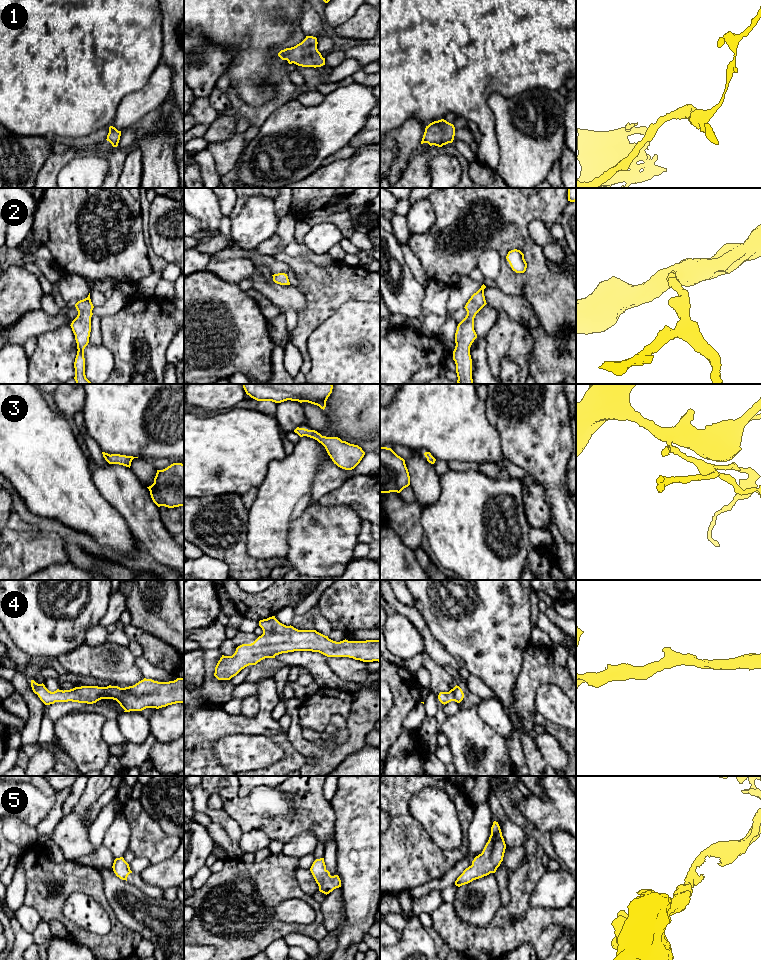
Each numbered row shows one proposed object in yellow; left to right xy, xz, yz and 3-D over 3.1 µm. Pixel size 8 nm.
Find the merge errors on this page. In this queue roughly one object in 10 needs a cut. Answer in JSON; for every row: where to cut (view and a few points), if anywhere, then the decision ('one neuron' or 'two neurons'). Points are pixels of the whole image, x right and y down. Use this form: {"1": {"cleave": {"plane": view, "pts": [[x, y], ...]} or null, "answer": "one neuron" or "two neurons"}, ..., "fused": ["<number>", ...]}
{"1": {"cleave": null, "answer": "one neuron"}, "2": {"cleave": null, "answer": "one neuron"}, "3": {"cleave": null, "answer": "one neuron"}, "4": {"cleave": null, "answer": "one neuron"}, "5": {"cleave": null, "answer": "one neuron"}, "fused": []}

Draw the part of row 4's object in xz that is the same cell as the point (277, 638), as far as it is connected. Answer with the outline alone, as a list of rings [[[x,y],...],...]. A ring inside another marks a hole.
[[[275,616],[259,621],[263,634],[251,644],[242,644],[232,656],[220,658],[214,676],[230,680],[242,669],[265,658],[294,651],[319,652],[327,657],[349,657],[363,662],[380,662],[380,640],[333,641],[316,630],[298,630],[280,623]]]

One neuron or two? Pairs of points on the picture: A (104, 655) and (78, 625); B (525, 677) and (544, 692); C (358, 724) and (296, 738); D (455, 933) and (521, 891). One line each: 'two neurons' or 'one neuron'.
A: two neurons
B: two neurons
C: one neuron
D: one neuron

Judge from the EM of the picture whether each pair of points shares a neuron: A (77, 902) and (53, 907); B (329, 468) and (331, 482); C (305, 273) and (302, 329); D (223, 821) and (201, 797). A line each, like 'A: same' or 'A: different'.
A: different
B: same
C: same
D: same

